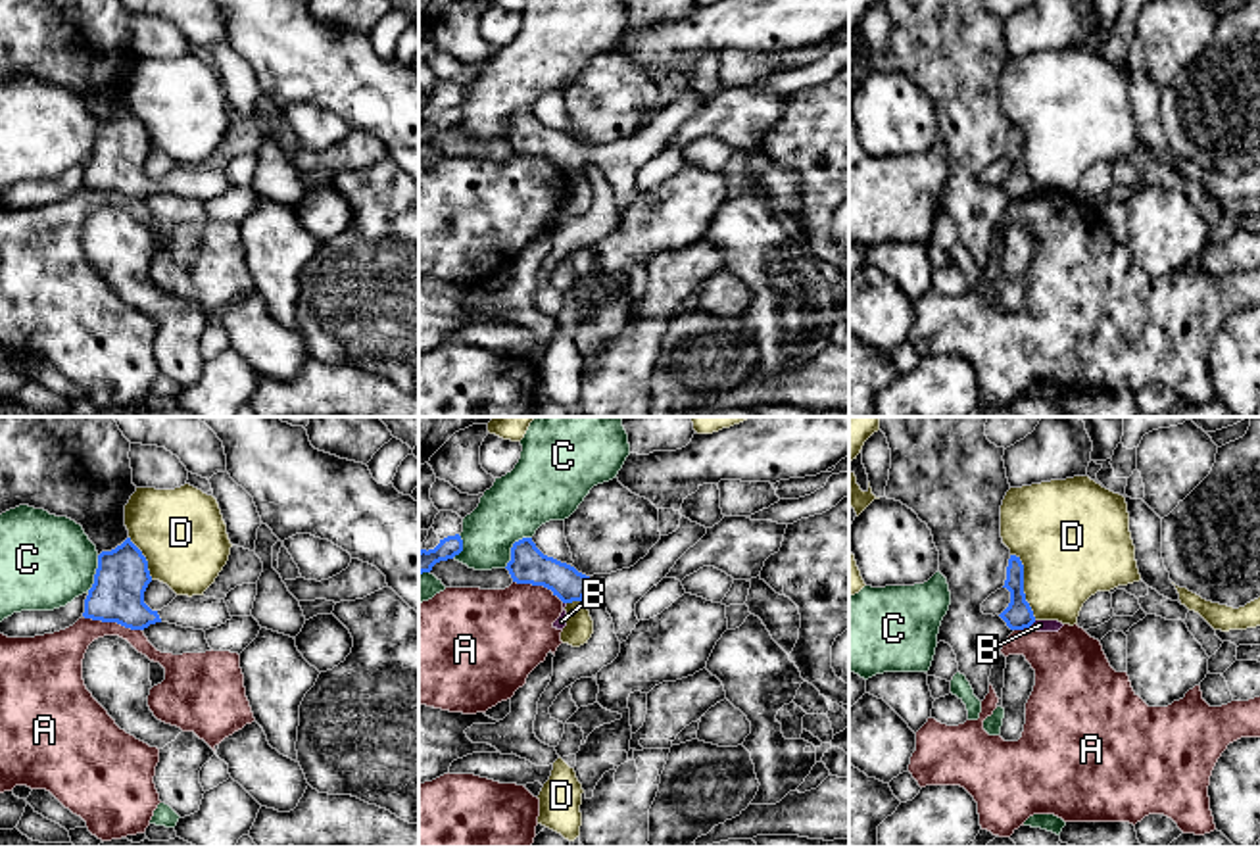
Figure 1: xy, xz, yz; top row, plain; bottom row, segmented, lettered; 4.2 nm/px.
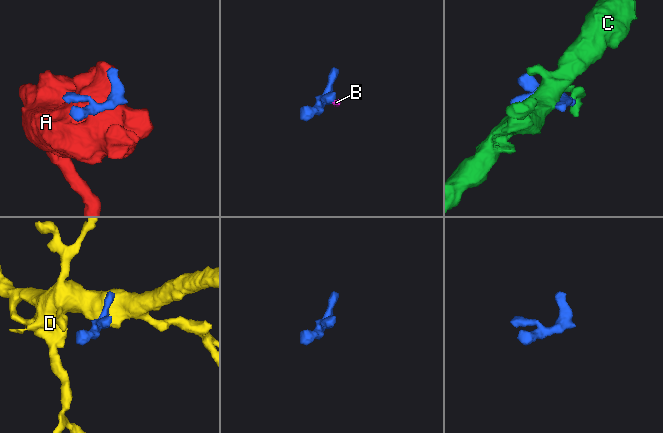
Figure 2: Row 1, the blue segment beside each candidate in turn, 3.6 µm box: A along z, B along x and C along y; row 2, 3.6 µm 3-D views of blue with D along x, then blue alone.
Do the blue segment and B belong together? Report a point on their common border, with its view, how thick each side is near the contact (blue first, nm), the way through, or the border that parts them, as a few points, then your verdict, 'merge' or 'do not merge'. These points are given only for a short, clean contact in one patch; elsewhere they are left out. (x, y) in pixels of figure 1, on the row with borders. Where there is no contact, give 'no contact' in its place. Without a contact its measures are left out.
contact yz (1032, 623); calibres 120 and 50 nm; border yz (1036, 621), (1030, 625); do not merge

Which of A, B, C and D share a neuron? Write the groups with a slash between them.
A B / C / D

